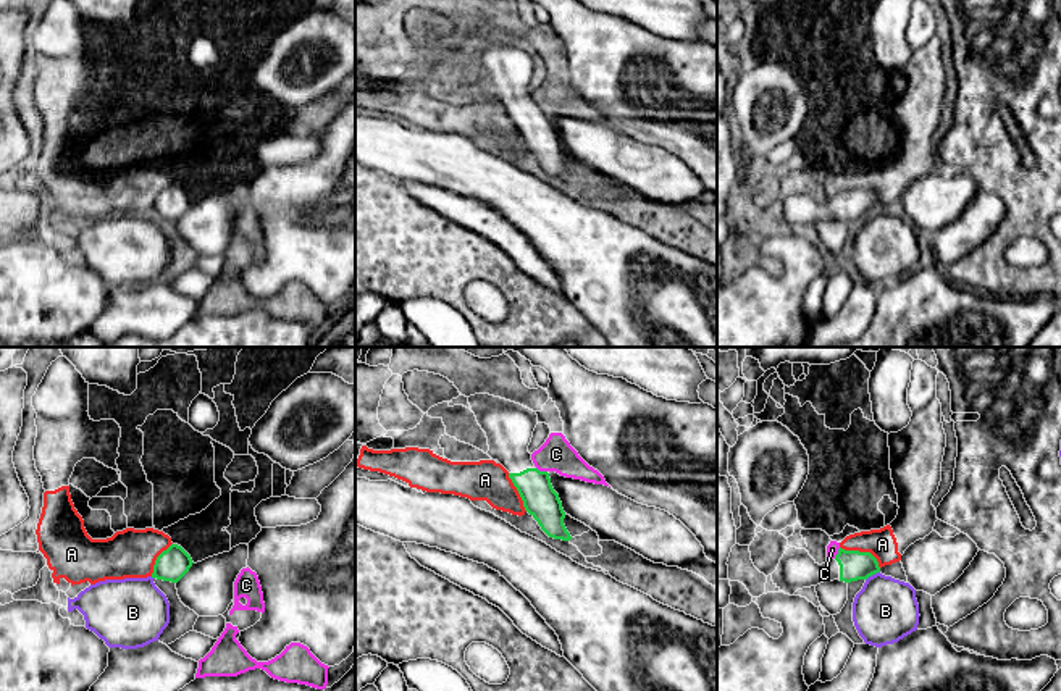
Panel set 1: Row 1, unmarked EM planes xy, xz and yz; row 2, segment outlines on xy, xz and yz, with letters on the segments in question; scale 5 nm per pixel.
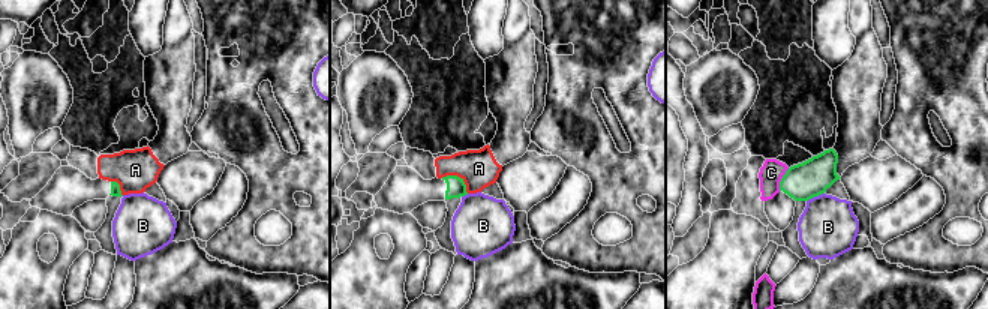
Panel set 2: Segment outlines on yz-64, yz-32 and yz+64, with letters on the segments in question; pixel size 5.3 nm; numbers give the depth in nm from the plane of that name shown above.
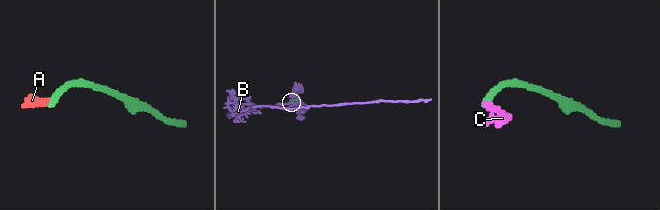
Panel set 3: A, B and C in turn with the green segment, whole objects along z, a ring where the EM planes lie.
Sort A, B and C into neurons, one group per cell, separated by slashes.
A C / B

